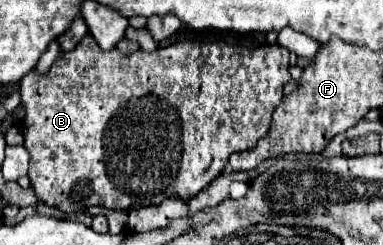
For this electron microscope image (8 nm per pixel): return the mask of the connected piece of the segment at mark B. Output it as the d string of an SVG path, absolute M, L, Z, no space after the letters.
M85 35L81 43L73 51L63 51L57 61L51 65L49 73L41 75L35 69L21 79L21 103L25 107L25 121L23 121L23 137L25 147L31 153L29 163L29 179L31 187L39 201L49 207L59 209L61 213L77 213L85 211L85 207L103 205L109 209L133 211L137 207L157 205L167 197L179 195L181 199L189 201L195 197L203 187L207 187L215 177L221 175L227 157L245 149L255 147L255 143L269 131L271 115L275 107L283 99L283 87L291 79L289 75L289 49L281 45L265 45L265 47L241 47L231 45L225 41L179 41L167 47L161 47L153 53L135 51L131 55L123 55L117 47L111 51L101 51L93 35Z

